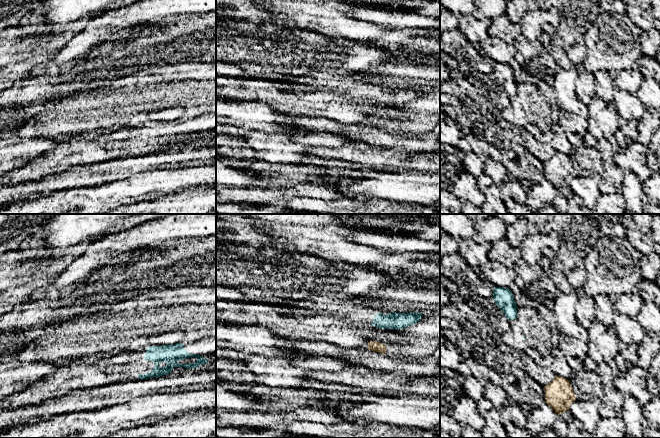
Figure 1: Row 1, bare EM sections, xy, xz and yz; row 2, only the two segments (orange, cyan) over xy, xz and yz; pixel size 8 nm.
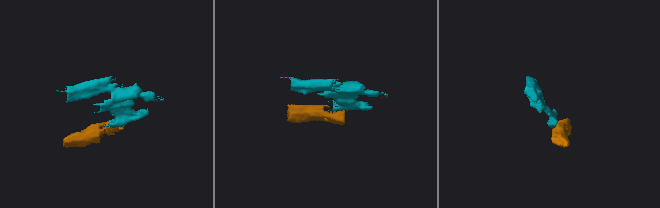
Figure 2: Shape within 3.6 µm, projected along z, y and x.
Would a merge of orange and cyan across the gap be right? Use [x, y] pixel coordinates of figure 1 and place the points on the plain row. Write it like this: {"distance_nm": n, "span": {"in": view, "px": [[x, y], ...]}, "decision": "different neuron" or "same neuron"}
{"distance_nm": 110, "span": {"in": "xz", "px": [[375, 117], [377, 103]]}, "decision": "different neuron"}

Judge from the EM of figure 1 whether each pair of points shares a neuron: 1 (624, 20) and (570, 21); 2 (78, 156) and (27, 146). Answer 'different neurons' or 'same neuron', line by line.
1: different neurons
2: different neurons

